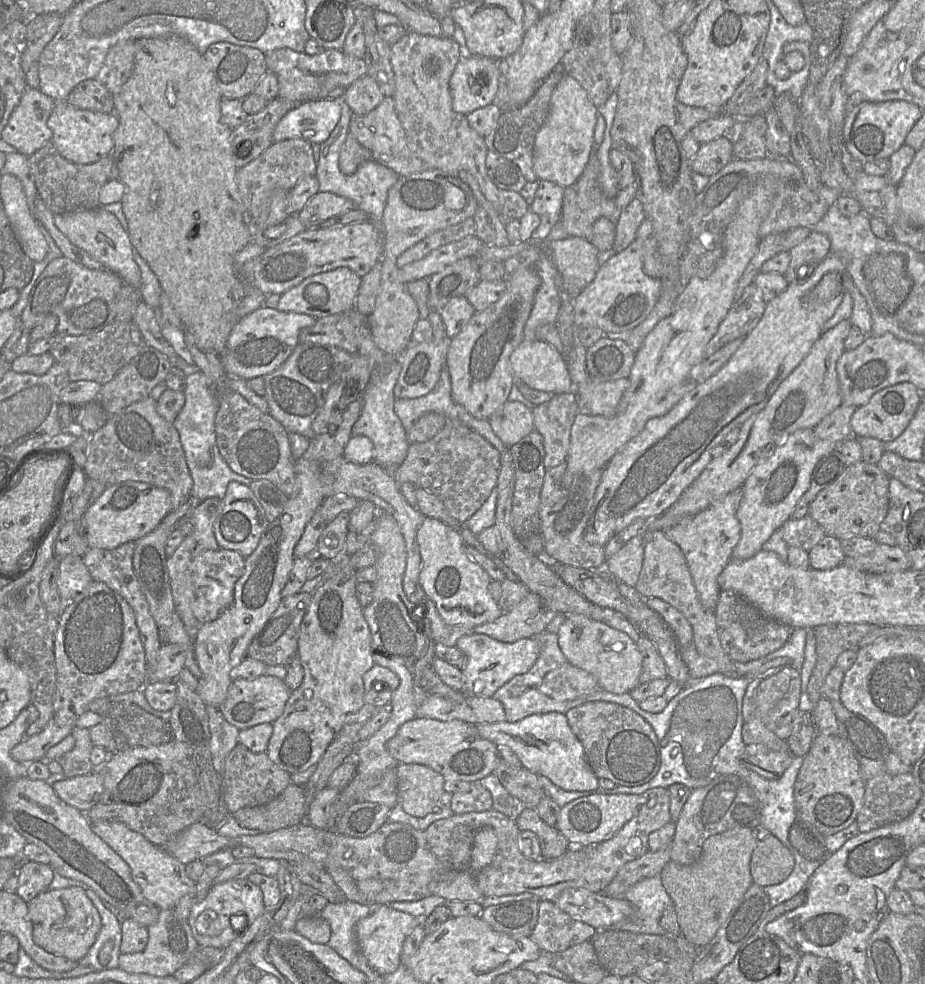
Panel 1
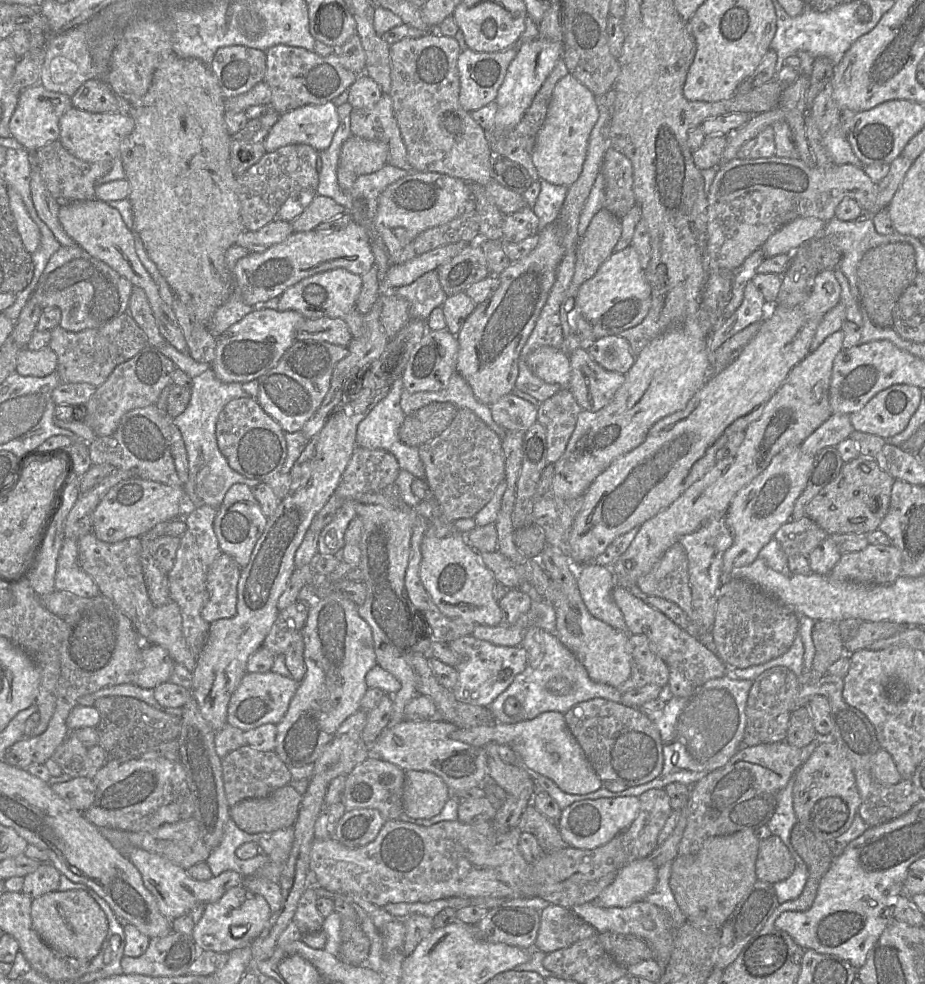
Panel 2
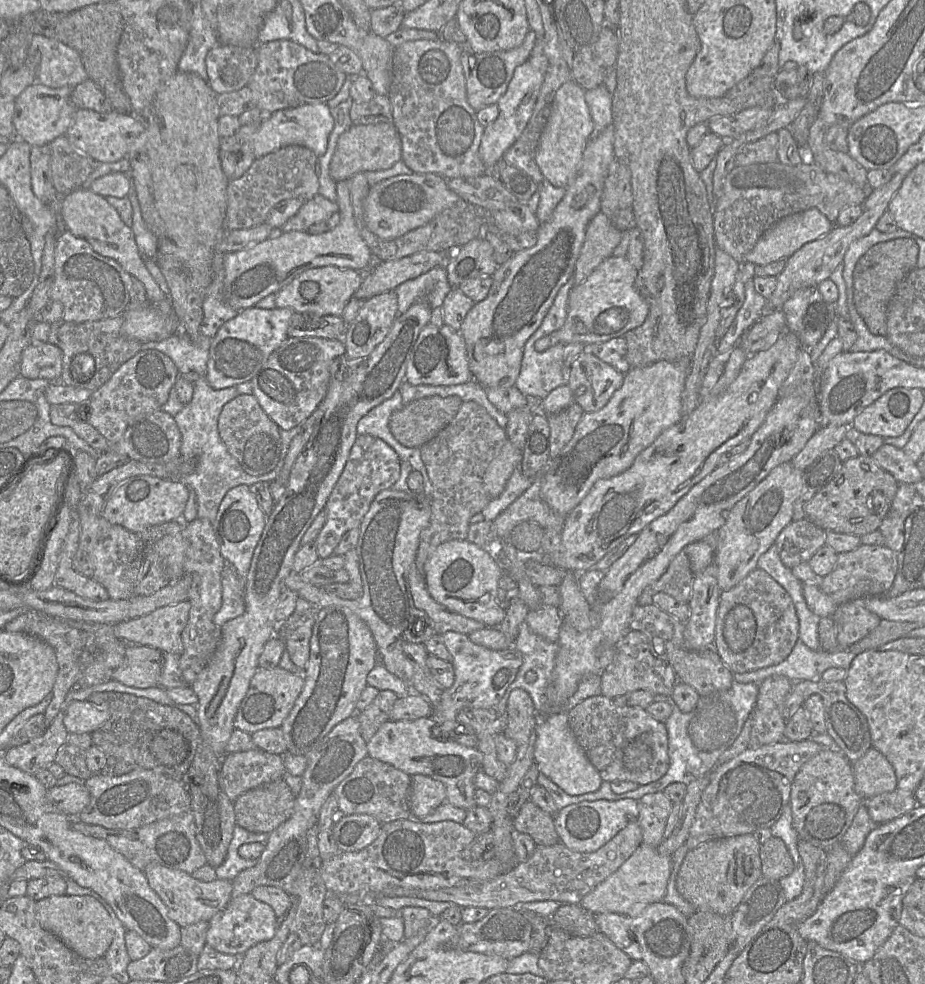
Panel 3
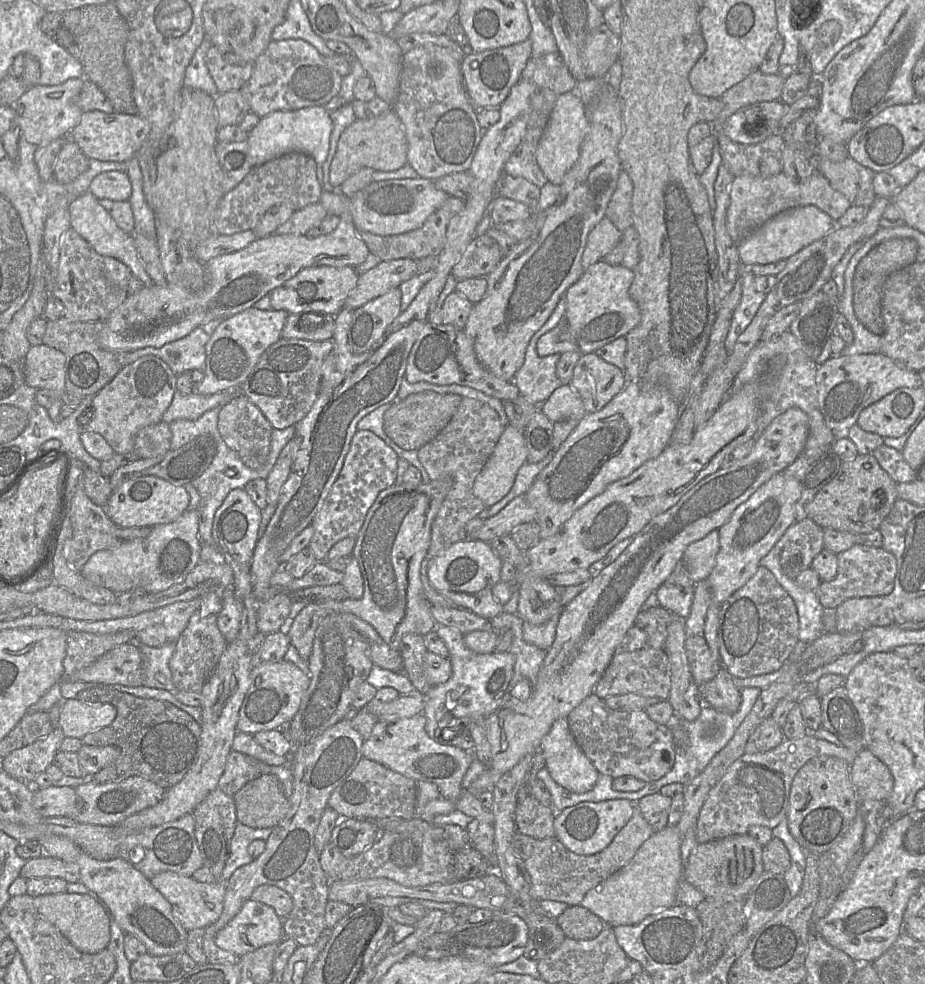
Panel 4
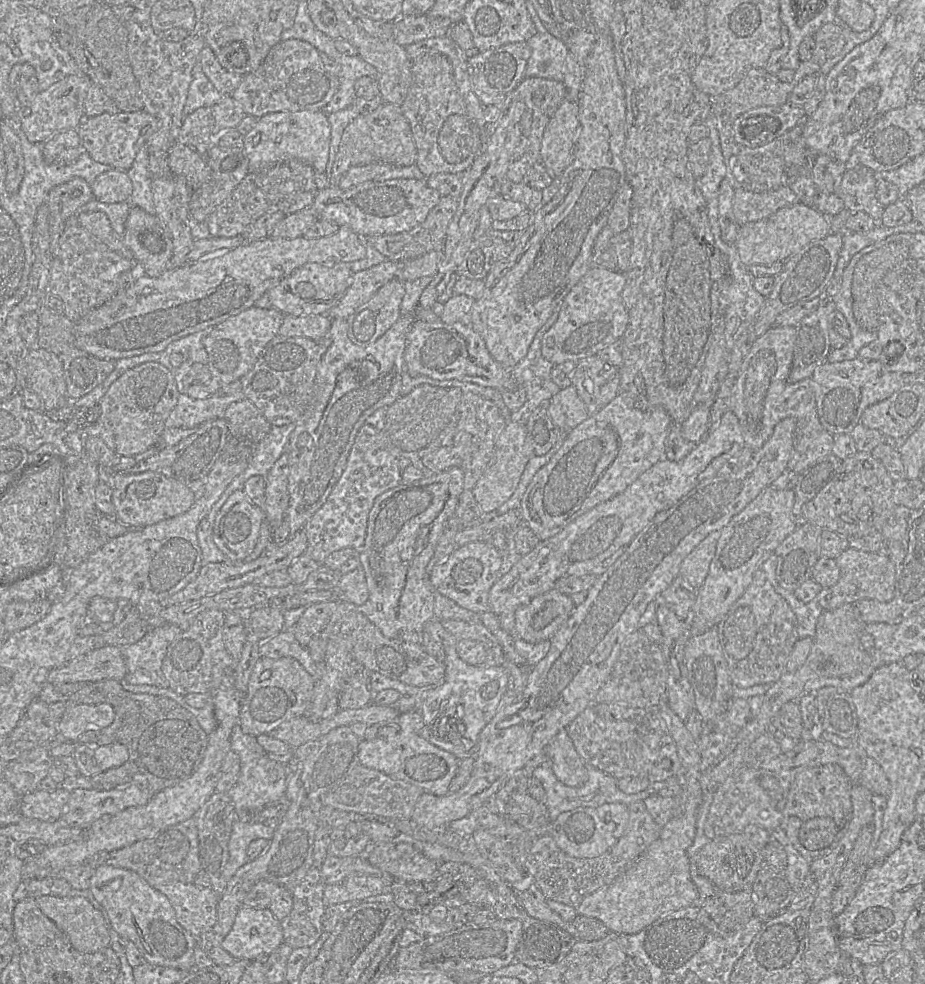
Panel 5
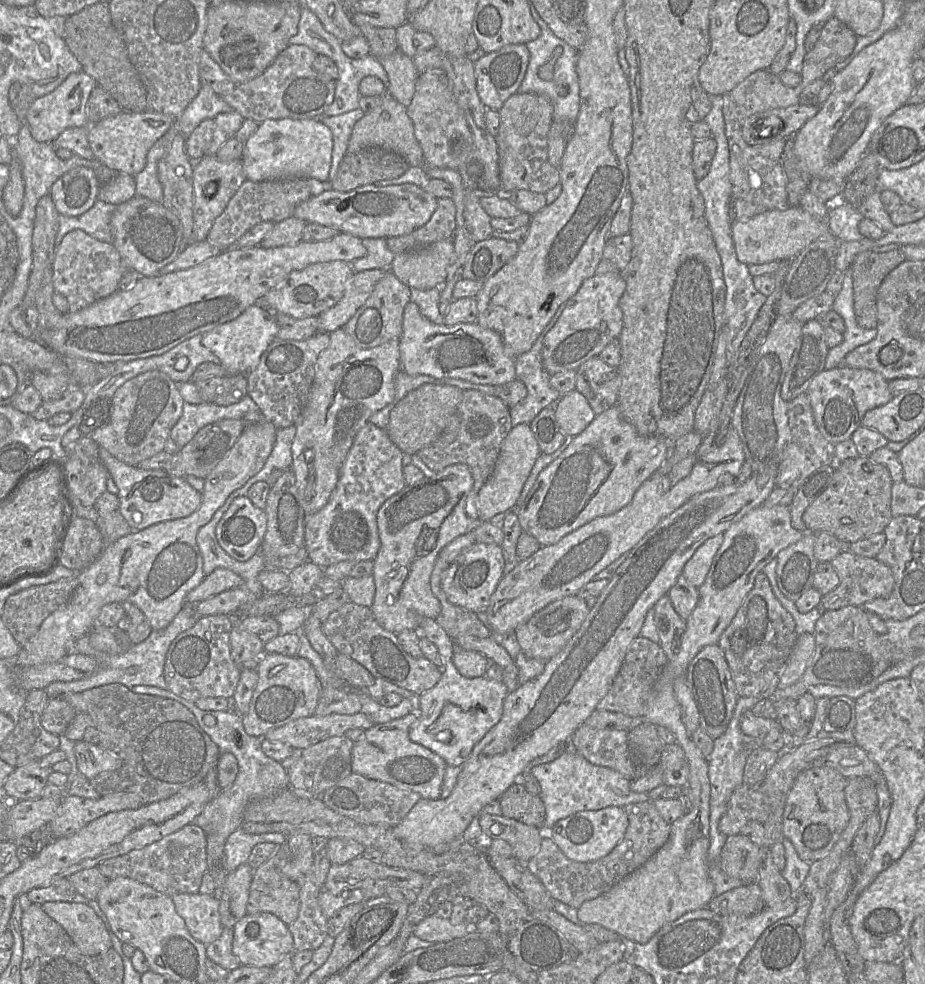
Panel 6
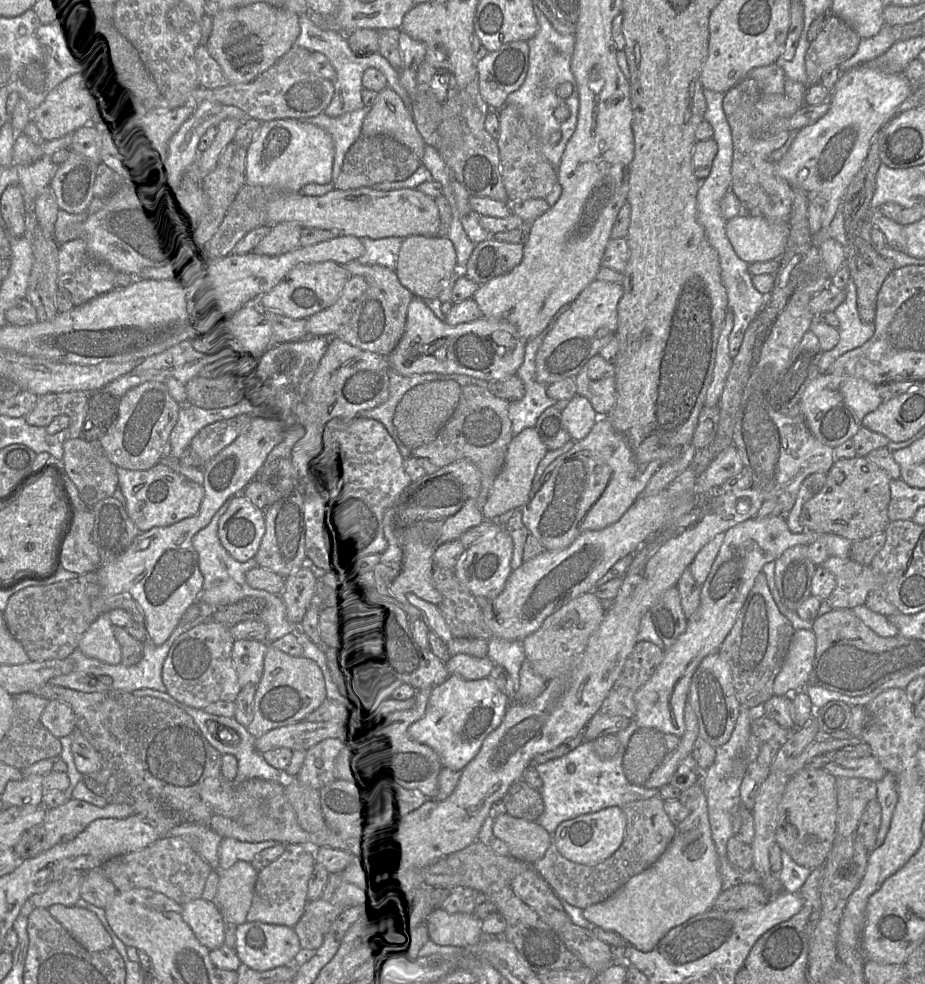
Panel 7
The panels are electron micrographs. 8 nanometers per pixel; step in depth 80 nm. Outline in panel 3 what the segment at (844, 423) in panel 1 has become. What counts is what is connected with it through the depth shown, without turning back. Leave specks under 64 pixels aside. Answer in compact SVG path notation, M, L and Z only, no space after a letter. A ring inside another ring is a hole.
M822 425L811 436L804 447L791 459L790 463L804 471L822 452L834 448L846 436L850 425Z

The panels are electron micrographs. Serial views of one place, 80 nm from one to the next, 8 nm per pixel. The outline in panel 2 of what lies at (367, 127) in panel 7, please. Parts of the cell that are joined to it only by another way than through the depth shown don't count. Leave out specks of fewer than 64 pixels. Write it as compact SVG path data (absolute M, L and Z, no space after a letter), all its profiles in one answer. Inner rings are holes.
M350 136L342 145L339 167L352 171L356 176L374 173L387 164L389 147L385 142L362 139Z

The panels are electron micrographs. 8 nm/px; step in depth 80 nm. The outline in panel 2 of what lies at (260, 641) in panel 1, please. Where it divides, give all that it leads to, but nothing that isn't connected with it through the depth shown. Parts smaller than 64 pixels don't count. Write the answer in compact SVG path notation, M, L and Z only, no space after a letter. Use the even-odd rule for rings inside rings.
M295 602L279 611L262 647L275 656L284 654L289 645L301 634L308 617L308 609L305 603Z

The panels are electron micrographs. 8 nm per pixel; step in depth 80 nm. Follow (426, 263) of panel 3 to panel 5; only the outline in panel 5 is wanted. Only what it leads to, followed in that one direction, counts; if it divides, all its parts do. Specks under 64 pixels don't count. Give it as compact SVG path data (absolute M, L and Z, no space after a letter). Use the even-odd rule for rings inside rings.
M387 260L376 266L354 273L342 299L327 313L329 317L332 320L335 318L347 319L359 306L369 301L382 286L400 277L401 264L400 262Z

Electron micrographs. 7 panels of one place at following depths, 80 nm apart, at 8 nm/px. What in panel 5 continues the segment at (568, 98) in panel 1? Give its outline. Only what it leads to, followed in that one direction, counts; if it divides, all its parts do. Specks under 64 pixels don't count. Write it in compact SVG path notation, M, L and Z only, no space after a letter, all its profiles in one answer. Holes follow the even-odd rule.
M565 99L546 126L540 148L543 164L555 180L570 162L578 130L578 103Z

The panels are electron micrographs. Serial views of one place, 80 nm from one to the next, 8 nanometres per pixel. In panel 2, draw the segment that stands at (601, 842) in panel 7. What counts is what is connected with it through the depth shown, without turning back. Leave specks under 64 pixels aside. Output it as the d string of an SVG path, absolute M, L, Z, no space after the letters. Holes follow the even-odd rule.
M636 796L576 801L562 809L557 826L568 846L593 849L626 830L638 816L639 809L640 799Z

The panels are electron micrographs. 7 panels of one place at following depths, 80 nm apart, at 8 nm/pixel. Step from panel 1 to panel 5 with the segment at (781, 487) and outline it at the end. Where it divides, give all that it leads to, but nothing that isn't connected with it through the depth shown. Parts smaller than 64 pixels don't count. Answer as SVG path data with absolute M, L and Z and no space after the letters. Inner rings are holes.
M768 486L721 529L715 556L704 583L697 590L697 598L687 621L688 637L717 627L731 605L749 587L763 561L796 529L792 515L794 499L793 489Z

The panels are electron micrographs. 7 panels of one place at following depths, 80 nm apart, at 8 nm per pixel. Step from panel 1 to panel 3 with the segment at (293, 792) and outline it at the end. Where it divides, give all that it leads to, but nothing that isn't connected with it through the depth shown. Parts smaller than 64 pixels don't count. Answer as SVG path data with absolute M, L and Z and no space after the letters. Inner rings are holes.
M283 778L248 790L234 801L236 824L252 832L270 833L290 817L295 798Z

